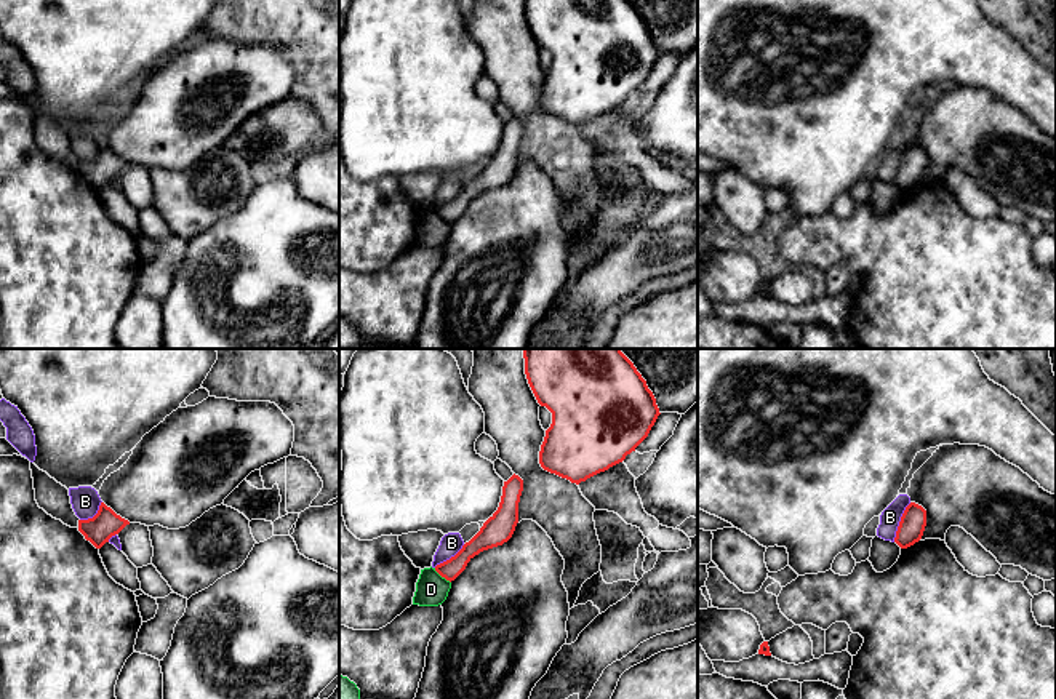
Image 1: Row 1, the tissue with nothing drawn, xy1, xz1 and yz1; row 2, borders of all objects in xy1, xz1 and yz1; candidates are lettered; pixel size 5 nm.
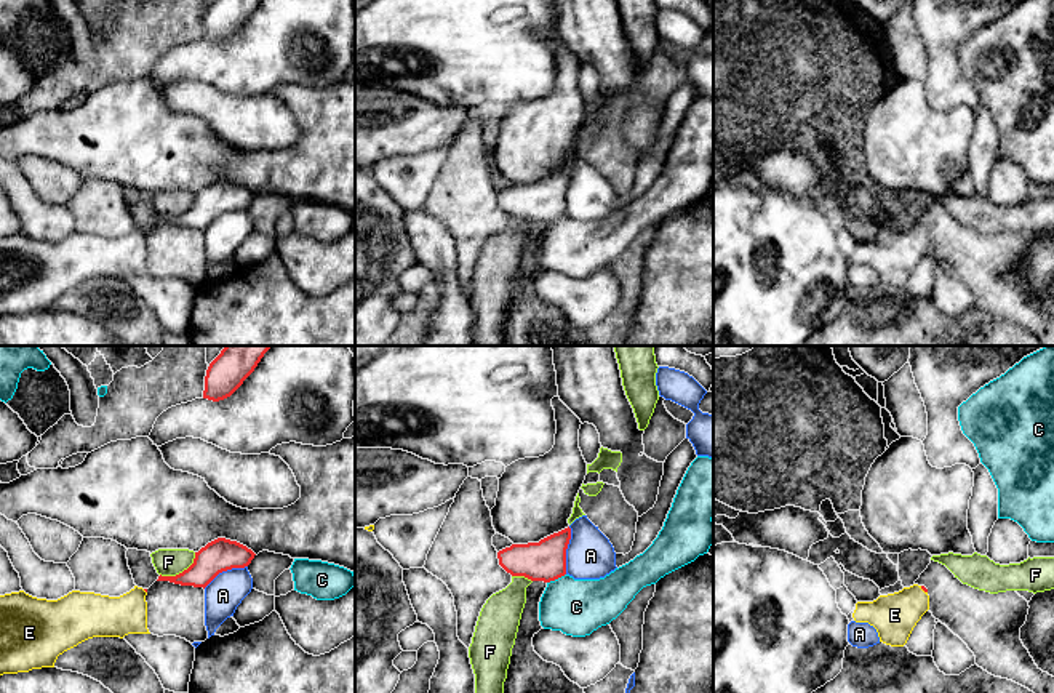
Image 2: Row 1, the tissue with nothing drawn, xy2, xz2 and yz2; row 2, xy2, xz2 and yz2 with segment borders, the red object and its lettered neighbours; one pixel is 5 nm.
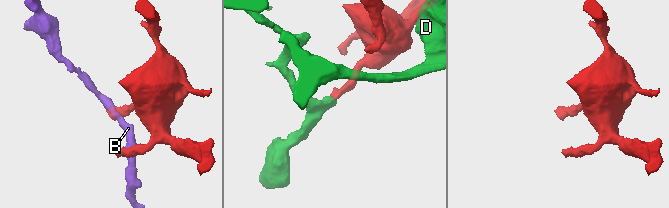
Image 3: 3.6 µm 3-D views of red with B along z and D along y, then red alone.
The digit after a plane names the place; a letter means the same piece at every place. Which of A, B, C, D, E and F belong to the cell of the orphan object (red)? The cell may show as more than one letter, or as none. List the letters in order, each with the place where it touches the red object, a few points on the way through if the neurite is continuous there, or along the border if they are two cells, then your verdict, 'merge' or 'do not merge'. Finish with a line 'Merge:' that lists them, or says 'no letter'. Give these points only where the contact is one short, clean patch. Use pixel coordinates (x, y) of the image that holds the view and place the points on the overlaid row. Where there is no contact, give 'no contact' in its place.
A: meets red in xz2 at (565, 551); do not merge
B: meets red in yz1 at (900, 522); border along yz1 (911, 503), (901, 517), (893, 541); do not merge
C: meets red in xz2 at (555, 578); do not merge
D: meets red in xz1 at (442, 576); border along xz1 (434, 568), (450, 583); do not merge
E: meets red in yz2 at (923, 589); runs through yz2 (923, 588), (923, 589), (894, 615); merge
F: meets red in xy2 at (183, 572); do not merge
Merge: E

